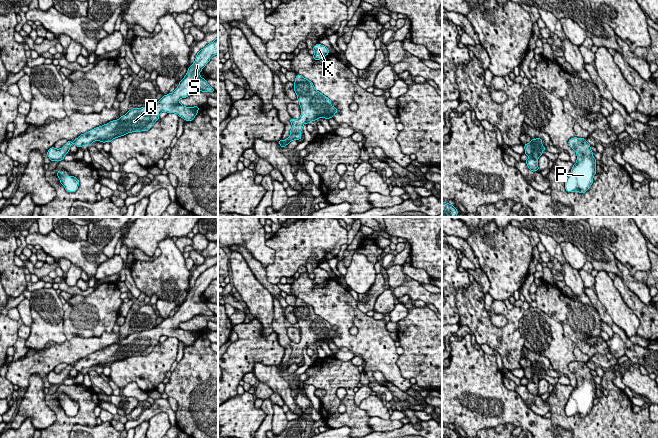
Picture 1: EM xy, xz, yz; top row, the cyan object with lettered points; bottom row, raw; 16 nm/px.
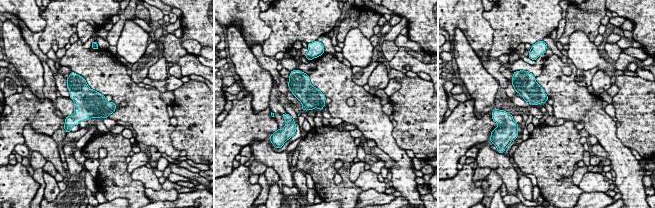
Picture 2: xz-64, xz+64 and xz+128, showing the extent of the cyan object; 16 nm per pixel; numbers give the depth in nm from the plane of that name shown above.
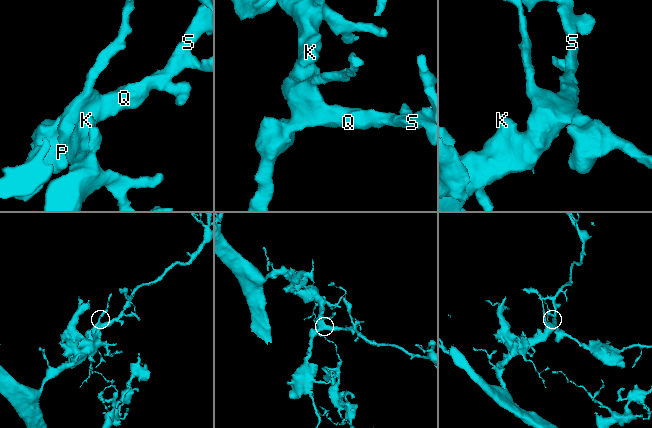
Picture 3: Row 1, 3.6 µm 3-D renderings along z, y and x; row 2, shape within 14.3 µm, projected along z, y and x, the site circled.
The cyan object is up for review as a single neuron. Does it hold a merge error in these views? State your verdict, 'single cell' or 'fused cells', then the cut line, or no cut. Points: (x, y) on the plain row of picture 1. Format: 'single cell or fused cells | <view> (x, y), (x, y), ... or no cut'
single cell | no cut

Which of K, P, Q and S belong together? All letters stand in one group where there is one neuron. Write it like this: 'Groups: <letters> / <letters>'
Groups: K P Q S

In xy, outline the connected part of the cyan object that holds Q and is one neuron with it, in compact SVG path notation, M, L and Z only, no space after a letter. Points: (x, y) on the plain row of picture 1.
M218 261L197 277L194 287L190 289L186 299L172 317L164 319L157 327L151 330L133 332L118 344L110 345L81 358L73 366L67 365L60 373L51 371L47 376L49 383L58 386L64 384L64 380L69 376L73 367L79 372L86 368L92 369L94 365L101 365L104 368L128 357L148 355L159 343L159 339L163 335L175 337L186 345L192 345L197 339L199 331L183 330L179 324L190 320L195 315L215 315L207 307L206 303L200 300L200 296L214 279L218 279Z

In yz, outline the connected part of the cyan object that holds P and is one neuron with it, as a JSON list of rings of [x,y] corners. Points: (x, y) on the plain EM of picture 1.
[[[571,362],[569,370],[575,374],[577,385],[573,389],[565,406],[567,416],[585,417],[593,407],[596,398],[596,383],[593,380],[590,368],[584,362]]]

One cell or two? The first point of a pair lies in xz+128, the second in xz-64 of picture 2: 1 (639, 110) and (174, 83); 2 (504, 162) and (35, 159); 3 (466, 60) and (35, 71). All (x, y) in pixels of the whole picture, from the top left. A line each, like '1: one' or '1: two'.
1: two
2: two
3: one

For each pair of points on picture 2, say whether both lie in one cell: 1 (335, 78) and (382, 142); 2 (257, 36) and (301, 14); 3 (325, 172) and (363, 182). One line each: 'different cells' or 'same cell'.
1: same cell
2: different cells
3: different cells

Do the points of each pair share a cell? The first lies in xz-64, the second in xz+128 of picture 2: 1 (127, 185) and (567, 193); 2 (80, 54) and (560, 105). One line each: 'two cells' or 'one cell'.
1: one cell
2: one cell

